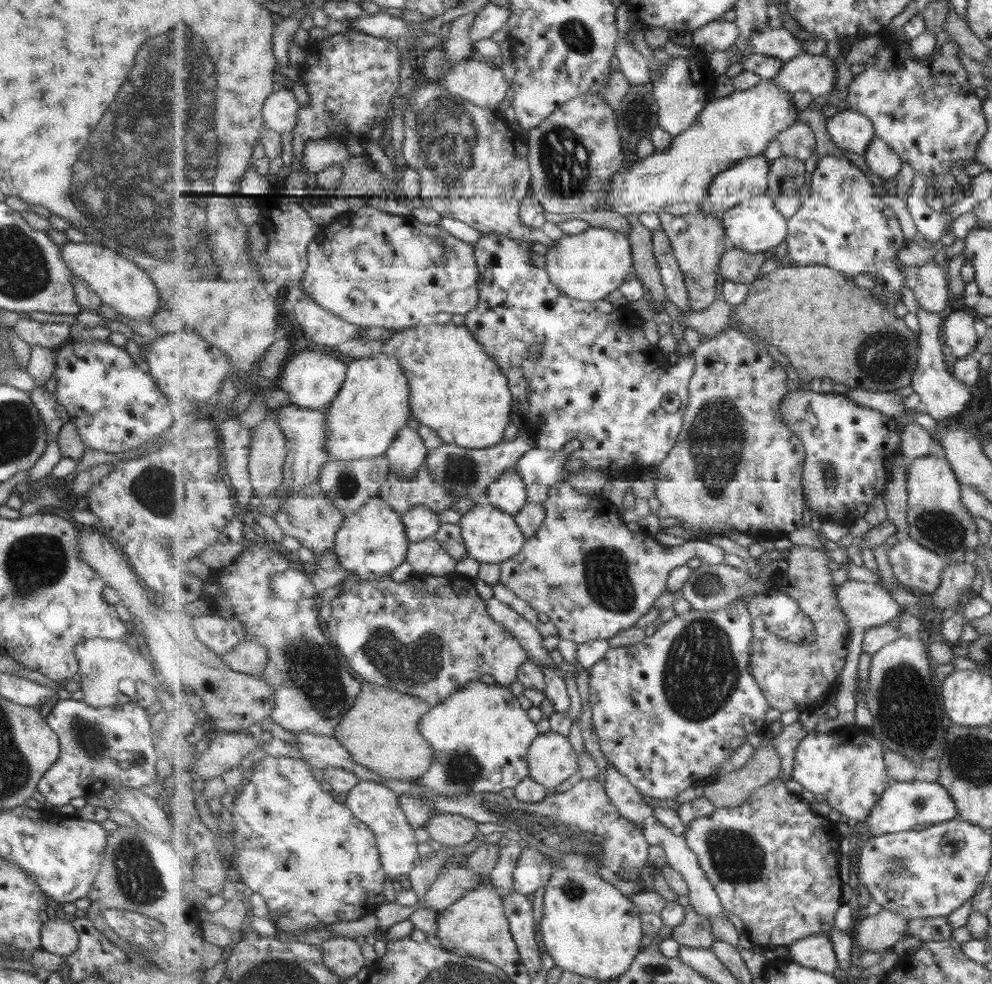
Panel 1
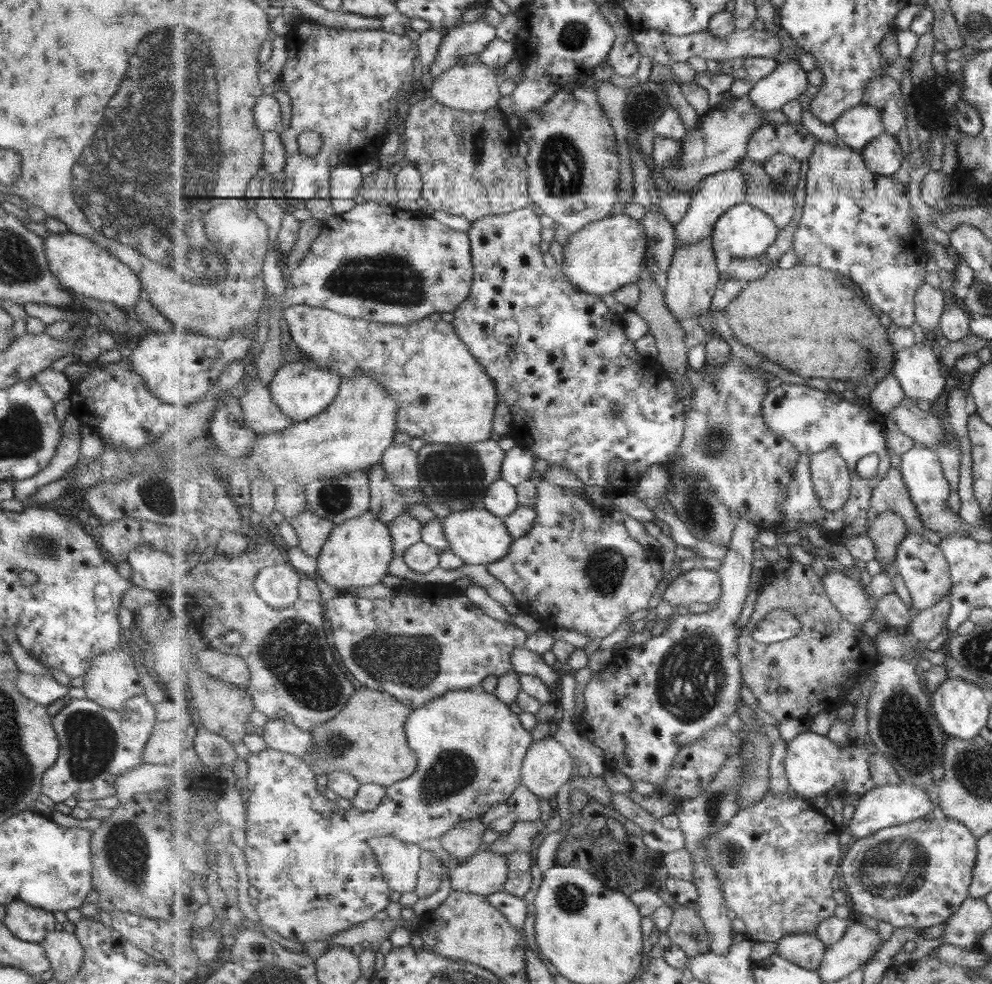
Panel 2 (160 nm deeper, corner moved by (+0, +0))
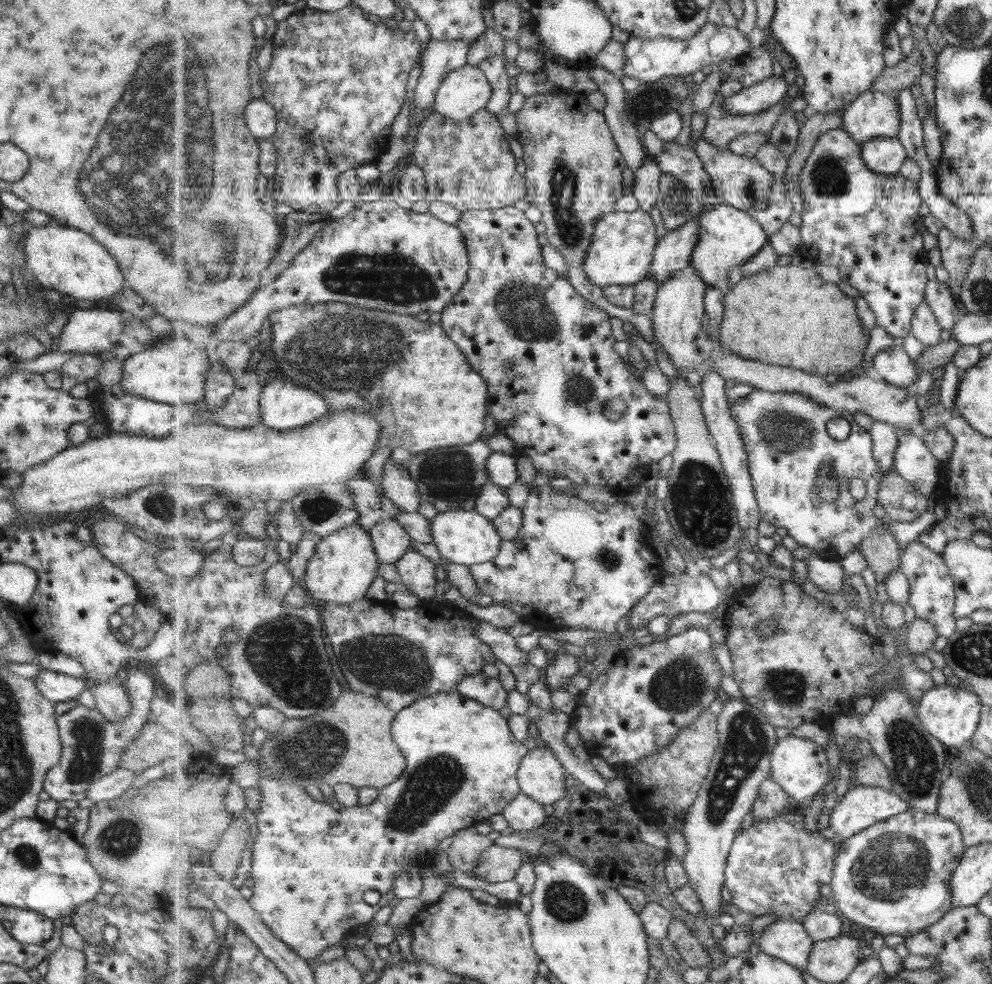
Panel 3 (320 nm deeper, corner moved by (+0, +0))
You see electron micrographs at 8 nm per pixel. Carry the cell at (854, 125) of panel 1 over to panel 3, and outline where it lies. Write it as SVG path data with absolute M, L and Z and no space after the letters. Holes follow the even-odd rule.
M881 91L863 92L845 109L841 128L861 146L877 137L898 138L902 116L895 100Z

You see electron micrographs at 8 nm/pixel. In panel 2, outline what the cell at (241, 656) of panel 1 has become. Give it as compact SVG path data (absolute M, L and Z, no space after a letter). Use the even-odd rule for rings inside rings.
M201 648L198 650L198 663L200 668L217 680L222 680L235 686L249 685L251 680L251 669L248 662L234 654Z

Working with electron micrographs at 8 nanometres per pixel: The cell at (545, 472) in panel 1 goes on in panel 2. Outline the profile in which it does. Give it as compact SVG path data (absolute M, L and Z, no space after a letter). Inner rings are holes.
M516 446L507 451L502 464L502 478L509 484L517 486L527 479L533 478L533 468L537 462L537 455L524 447Z

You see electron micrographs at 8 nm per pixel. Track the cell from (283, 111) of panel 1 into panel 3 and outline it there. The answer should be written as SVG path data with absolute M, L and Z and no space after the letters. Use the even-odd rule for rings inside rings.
M257 95L246 109L246 123L255 138L270 139L278 129L277 110Z

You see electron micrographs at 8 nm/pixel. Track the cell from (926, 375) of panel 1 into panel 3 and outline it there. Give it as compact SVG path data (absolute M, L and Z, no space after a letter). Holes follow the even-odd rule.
M891 346L883 350L883 352L879 352L876 356L874 356L873 363L874 368L886 383L895 385L899 388L908 389L910 391L913 391L915 388L914 382L917 381L921 375L921 371L919 371L916 361L911 360L911 358L909 358L909 354L907 354L902 347Z

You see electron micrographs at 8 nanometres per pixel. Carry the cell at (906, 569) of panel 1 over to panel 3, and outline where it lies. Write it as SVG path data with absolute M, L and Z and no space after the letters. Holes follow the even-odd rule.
M919 539L914 540L907 550L902 553L902 566L903 572L908 576L911 586L910 606L915 610L915 617L928 620L931 624L936 626L936 631L940 636L950 637L958 631L956 625L956 582L948 564L945 562L944 557L935 552L932 548L925 546Z

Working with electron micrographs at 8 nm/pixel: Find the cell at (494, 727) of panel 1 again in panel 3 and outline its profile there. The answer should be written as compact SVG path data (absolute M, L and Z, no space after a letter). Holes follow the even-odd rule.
M456 690L449 693L436 693L435 695L426 696L424 699L419 699L411 706L401 710L396 716L397 720L392 724L392 735L396 740L397 746L404 752L407 768L405 769L405 776L401 775L395 782L380 789L380 796L378 800L371 805L358 805L350 808L341 808L335 810L330 808L328 801L323 800L317 802L309 796L309 792L297 785L289 785L283 783L280 778L277 778L268 766L264 764L264 760L259 760L258 764L262 768L261 780L257 788L260 790L262 798L259 806L259 813L256 818L258 820L257 828L259 835L254 840L252 846L252 866L249 876L253 879L253 895L248 899L251 906L260 914L261 920L264 924L279 938L283 943L288 944L301 958L304 958L308 963L314 967L313 960L325 952L327 948L341 944L341 938L347 937L349 930L357 930L357 926L367 925L370 923L375 914L385 908L393 898L396 897L396 878L401 871L405 871L407 867L417 867L423 869L425 872L431 870L434 863L437 846L441 840L447 837L453 837L461 830L477 825L479 821L485 821L491 818L494 814L502 814L505 807L522 794L520 788L520 781L518 780L518 770L521 766L521 761L524 756L528 754L527 746L517 740L517 737L509 728L508 718L501 716L501 712L497 709L491 708L488 705L481 704L480 701L473 700ZM367 890L376 890L380 893L380 901L376 905L369 905L365 902L363 894Z

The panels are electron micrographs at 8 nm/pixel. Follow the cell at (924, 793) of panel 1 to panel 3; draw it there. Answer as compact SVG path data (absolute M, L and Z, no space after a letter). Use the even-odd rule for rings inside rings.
M858 784L858 786L849 789L845 798L840 800L831 811L829 828L835 832L837 837L849 839L859 832L873 827L873 824L877 824L877 822L883 822L883 820L899 816L910 810L909 801L901 799L893 790Z

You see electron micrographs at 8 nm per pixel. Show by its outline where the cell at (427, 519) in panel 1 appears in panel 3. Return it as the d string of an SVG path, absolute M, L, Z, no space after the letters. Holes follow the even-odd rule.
M393 516L381 519L370 530L377 558L381 563L398 562L410 550L413 538L405 530L404 524Z

